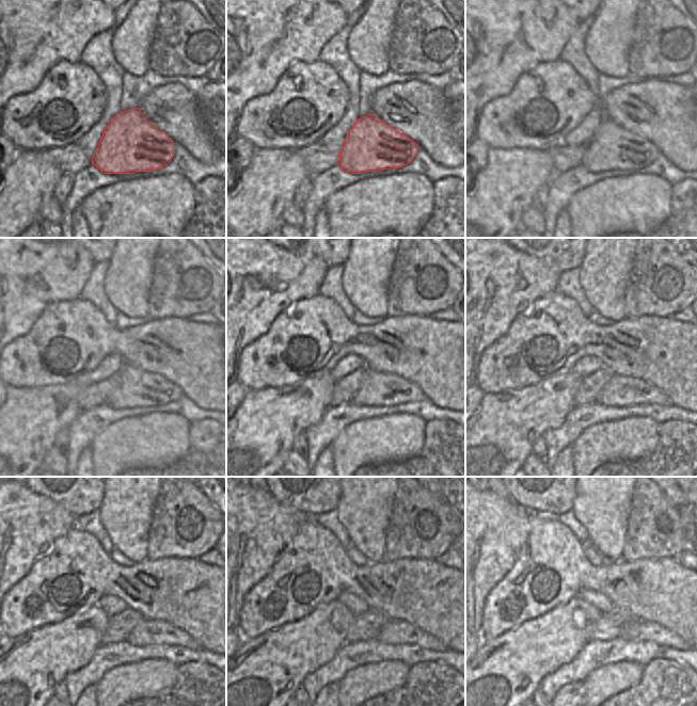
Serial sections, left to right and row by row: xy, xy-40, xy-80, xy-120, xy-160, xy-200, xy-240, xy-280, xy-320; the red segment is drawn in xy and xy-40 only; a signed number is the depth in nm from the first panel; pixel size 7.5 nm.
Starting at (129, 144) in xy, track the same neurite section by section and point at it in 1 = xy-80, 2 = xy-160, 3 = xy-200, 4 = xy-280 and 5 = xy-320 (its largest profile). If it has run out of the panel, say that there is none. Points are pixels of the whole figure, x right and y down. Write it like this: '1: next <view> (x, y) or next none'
1: next xy-80 (612, 147)
2: next xy-160 (379, 388)
3: next xy-200 (619, 390)
4: next xy-280 (395, 632)
5: next xy-320 (642, 630)

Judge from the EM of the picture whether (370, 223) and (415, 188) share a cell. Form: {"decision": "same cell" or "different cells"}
{"decision": "same cell"}

